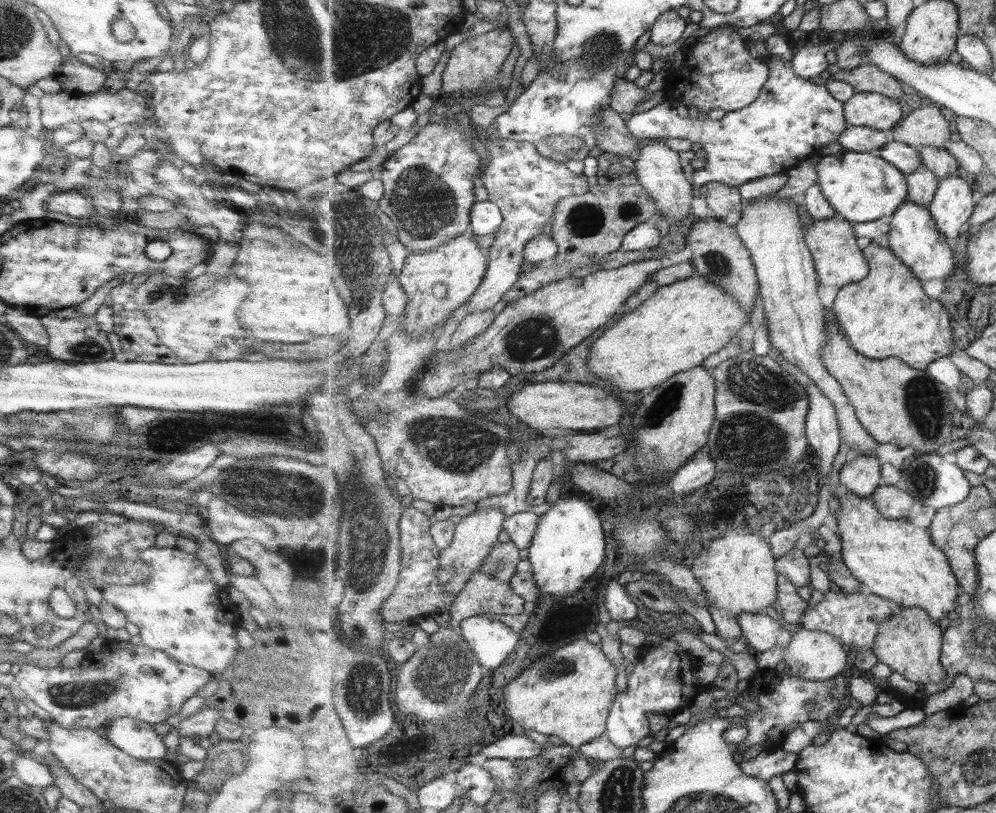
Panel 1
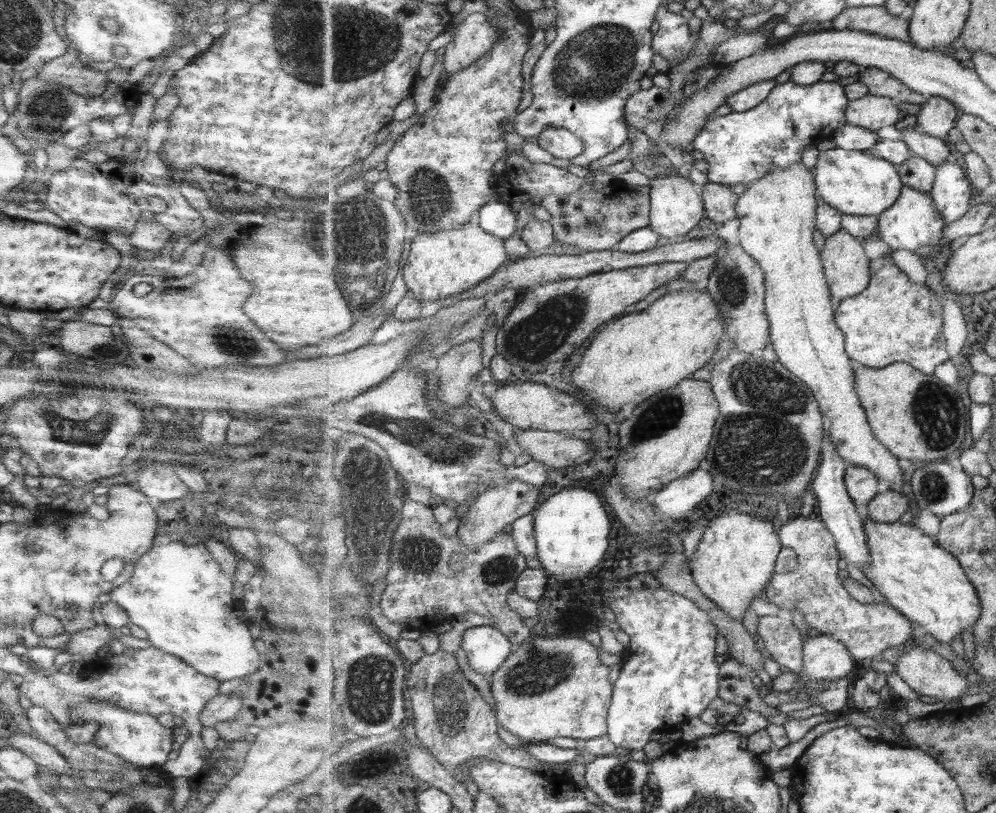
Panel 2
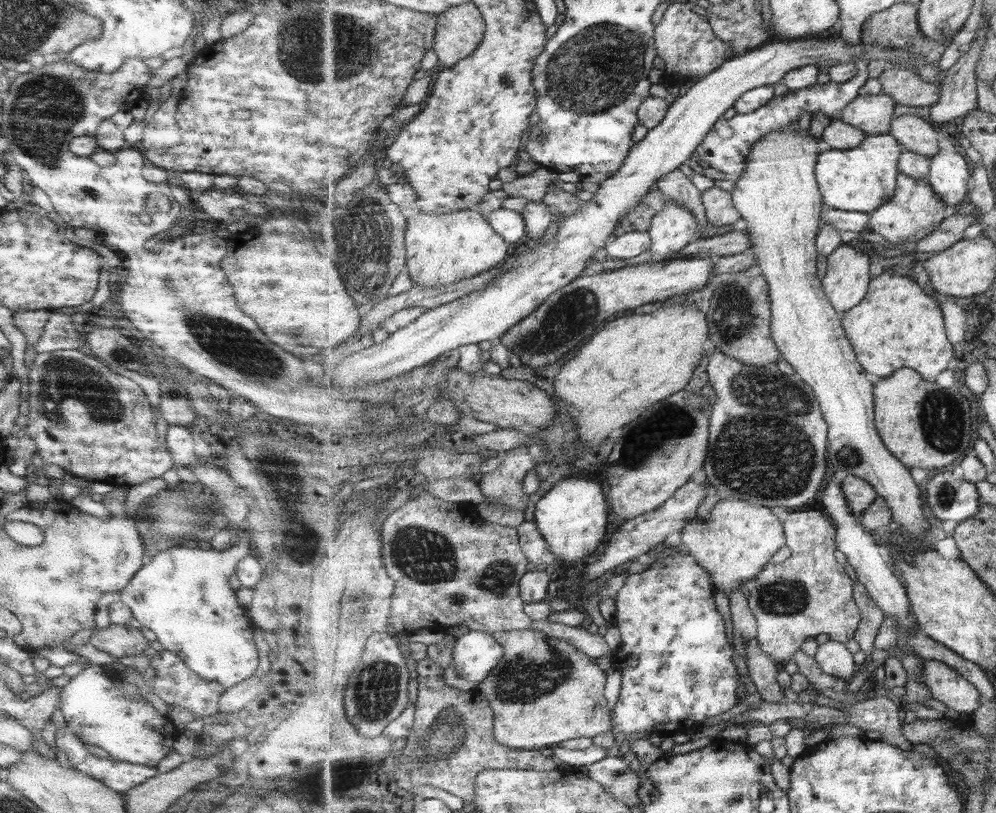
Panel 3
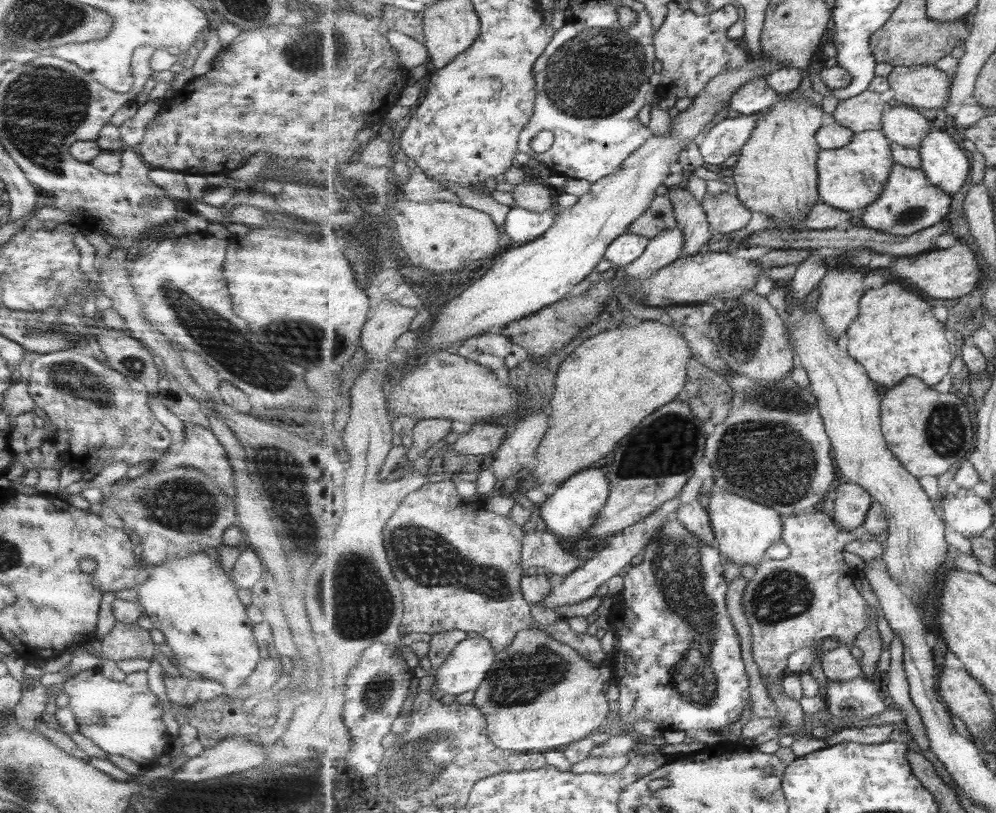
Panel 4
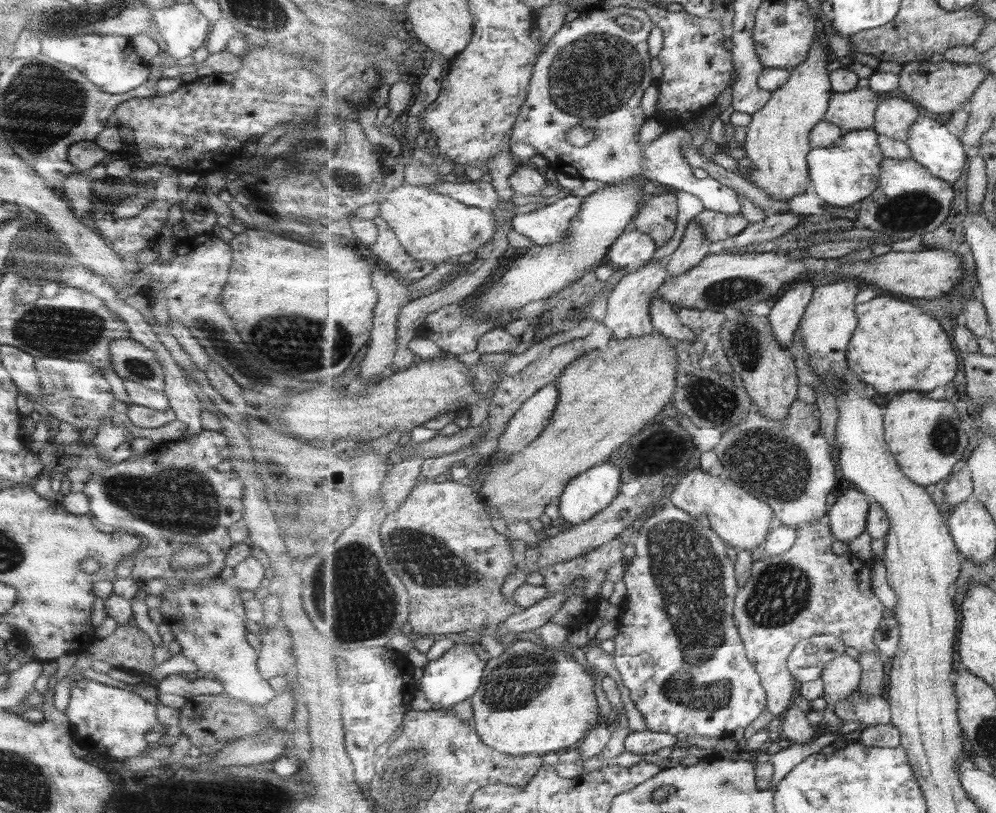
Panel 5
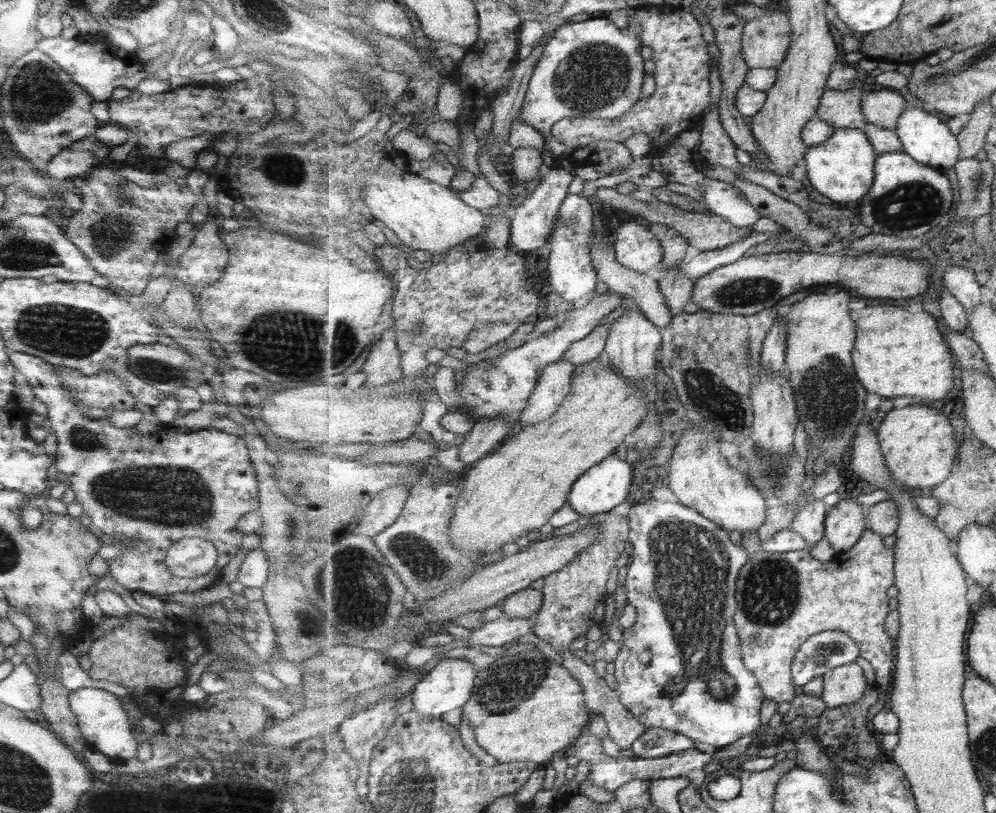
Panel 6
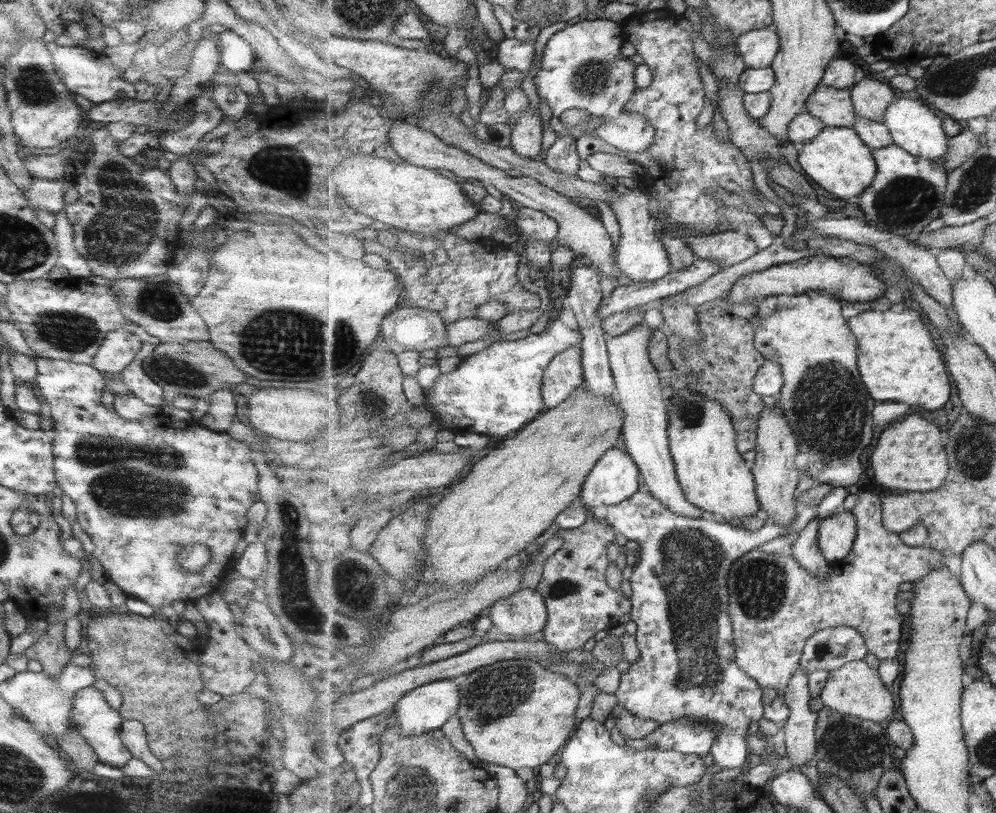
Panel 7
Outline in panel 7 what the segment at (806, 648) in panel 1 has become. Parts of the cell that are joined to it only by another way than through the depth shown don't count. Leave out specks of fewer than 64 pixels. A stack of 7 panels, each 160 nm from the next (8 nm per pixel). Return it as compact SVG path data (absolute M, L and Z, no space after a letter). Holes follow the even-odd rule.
M854 660L830 671L829 681L821 698L825 706L841 714L858 716L882 724L887 724L895 718L895 698L891 694L891 688L885 688L877 669L871 668L865 660Z

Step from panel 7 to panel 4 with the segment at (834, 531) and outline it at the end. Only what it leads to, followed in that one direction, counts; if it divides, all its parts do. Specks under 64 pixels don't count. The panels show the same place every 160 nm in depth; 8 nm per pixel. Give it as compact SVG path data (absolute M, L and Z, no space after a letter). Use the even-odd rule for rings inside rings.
M847 482L834 489L833 520L845 532L855 530L863 525L875 499L864 486Z

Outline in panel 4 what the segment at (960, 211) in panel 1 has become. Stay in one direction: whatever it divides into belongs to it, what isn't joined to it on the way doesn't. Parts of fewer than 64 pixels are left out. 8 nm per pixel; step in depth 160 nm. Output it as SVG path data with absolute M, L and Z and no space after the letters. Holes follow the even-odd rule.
M932 126L920 148L922 169L928 179L947 194L954 195L971 178L972 160L946 131Z

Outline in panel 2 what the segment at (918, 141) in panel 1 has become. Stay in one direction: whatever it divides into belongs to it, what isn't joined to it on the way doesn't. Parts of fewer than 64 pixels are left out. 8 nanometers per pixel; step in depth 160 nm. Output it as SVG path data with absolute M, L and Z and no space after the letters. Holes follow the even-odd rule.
M941 96L930 97L916 115L915 127L929 136L946 139L960 114L954 102Z

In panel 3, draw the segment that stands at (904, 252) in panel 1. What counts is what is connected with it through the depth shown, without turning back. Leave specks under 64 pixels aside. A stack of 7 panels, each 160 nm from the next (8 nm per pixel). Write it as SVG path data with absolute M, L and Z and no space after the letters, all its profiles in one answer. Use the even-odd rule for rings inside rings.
M901 172L898 175L896 196L887 204L871 212L869 226L876 237L885 237L893 244L915 244L921 238L935 233L935 230L941 227L950 212L948 204L936 193L927 179L917 180Z

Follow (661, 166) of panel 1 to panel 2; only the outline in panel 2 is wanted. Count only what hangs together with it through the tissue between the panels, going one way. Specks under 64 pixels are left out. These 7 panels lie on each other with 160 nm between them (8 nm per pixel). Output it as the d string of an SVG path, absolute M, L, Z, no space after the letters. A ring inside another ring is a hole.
M679 173L657 175L651 179L650 227L668 242L676 242L687 236L704 218L704 198L696 183Z

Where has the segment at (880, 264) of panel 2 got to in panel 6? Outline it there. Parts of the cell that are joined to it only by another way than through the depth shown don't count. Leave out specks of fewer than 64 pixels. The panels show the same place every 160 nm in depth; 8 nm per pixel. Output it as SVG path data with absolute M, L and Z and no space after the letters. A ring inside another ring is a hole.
M880 304L872 307L866 306L861 310L852 310L853 320L857 325L857 350L853 350L853 362L857 376L861 378L861 384L875 394L881 394L885 398L897 398L897 396L917 396L923 400L939 400L945 398L956 386L955 366L953 366L953 357L950 344L947 344L946 336L943 336L939 322L935 316L929 312L919 312L913 314L913 311L906 307L891 306L889 304Z

